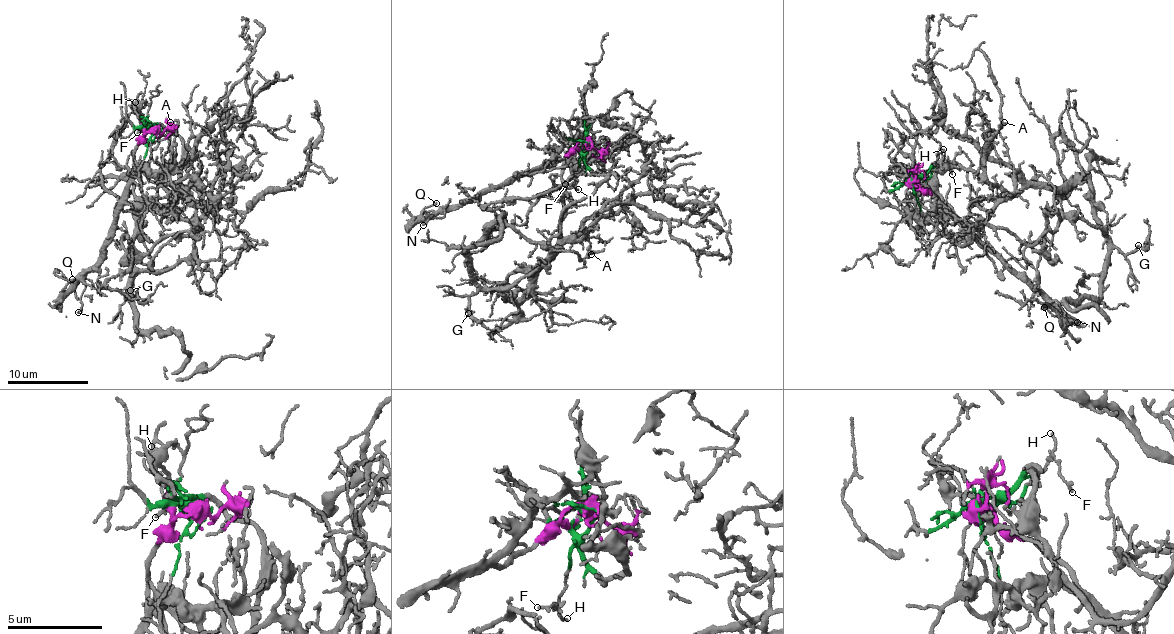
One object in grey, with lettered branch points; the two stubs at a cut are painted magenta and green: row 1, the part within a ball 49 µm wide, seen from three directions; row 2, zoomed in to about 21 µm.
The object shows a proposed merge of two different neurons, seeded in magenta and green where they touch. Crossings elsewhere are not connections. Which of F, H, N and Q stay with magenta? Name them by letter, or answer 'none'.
N, Q

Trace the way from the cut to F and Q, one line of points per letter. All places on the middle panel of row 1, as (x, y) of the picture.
F: (586, 144), (575, 182), (566, 183)
Q: (587, 143), (579, 142), (565, 158), (551, 165), (546, 164), (427, 216), (422, 214), (437, 203)

